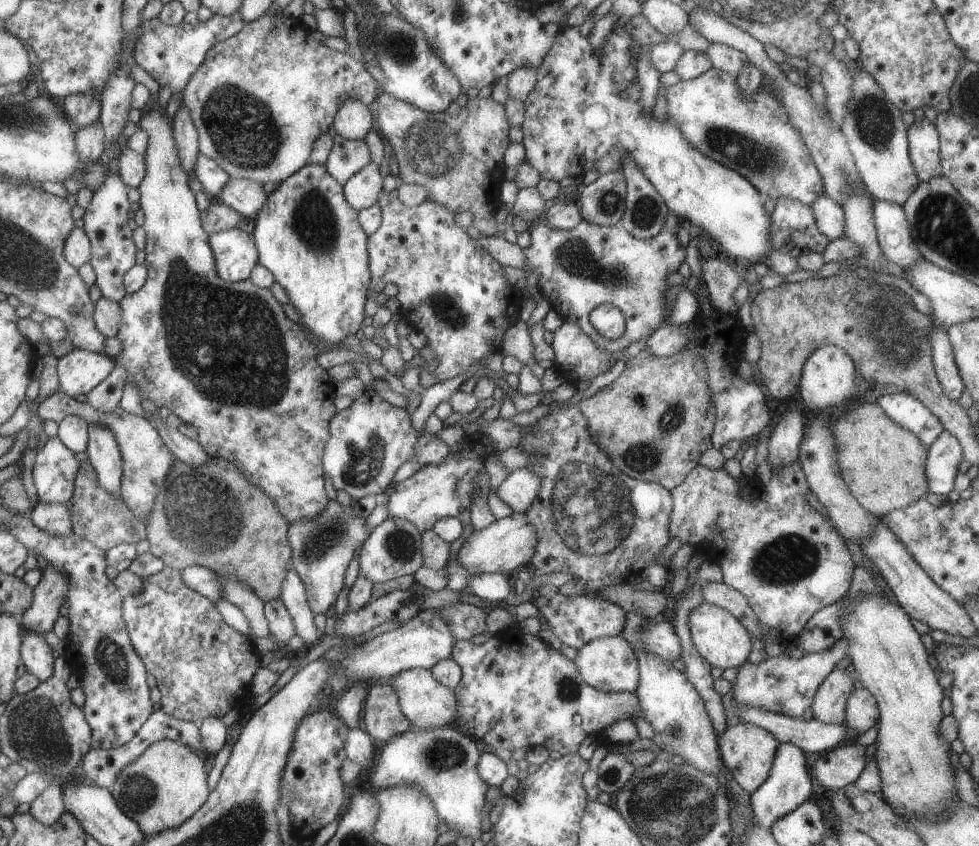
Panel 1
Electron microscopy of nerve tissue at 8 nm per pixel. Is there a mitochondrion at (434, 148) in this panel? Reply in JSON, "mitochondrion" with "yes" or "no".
{"mitochondrion":"yes"}

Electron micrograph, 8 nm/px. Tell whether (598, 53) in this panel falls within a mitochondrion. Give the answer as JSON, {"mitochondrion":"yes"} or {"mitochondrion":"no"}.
{"mitochondrion":"no"}

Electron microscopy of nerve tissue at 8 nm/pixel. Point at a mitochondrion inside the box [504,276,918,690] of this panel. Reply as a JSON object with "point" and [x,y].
{"point":[590,509]}

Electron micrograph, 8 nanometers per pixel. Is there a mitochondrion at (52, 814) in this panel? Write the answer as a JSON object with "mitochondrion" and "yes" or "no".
{"mitochondrion":"no"}

